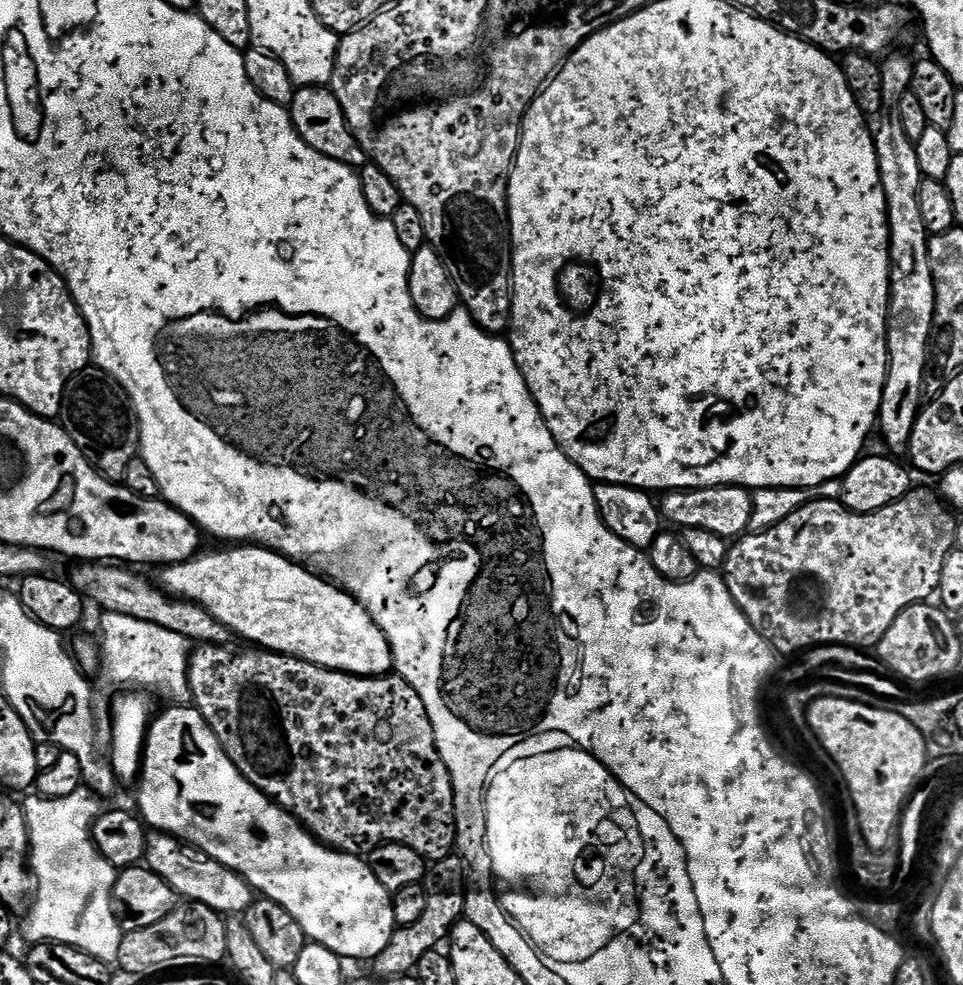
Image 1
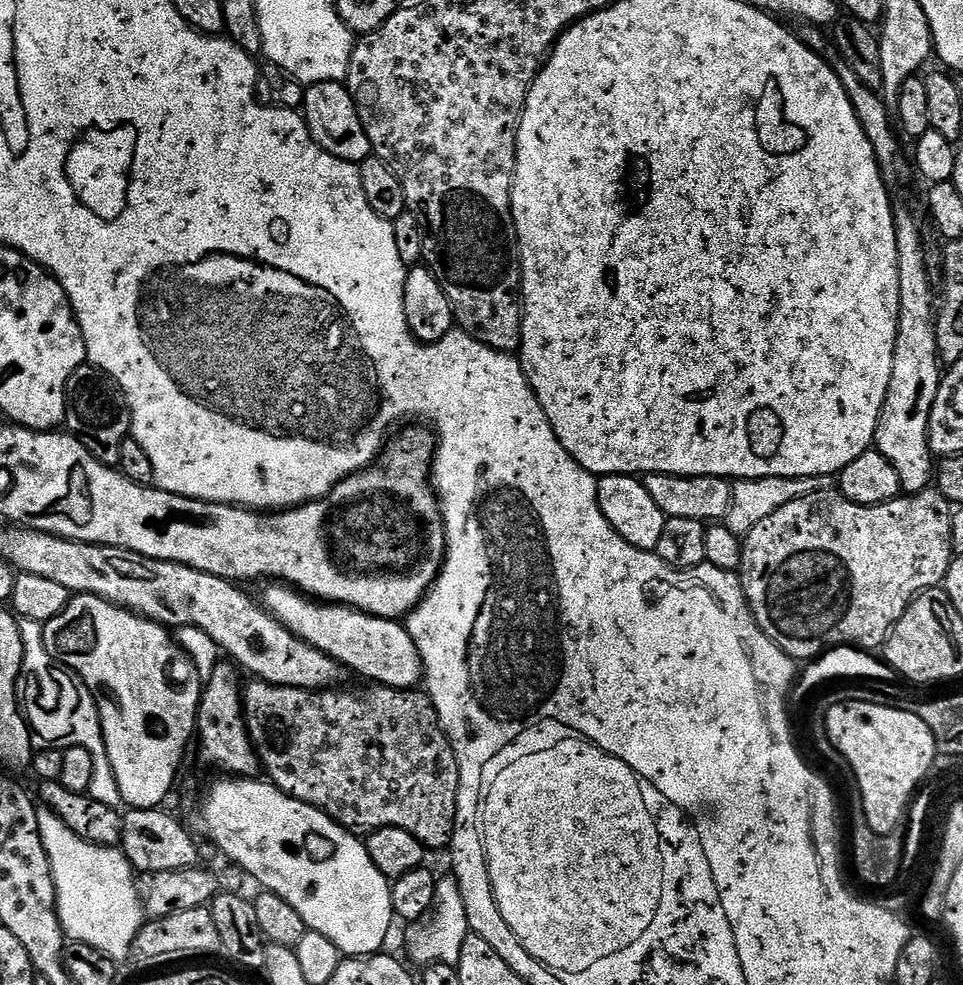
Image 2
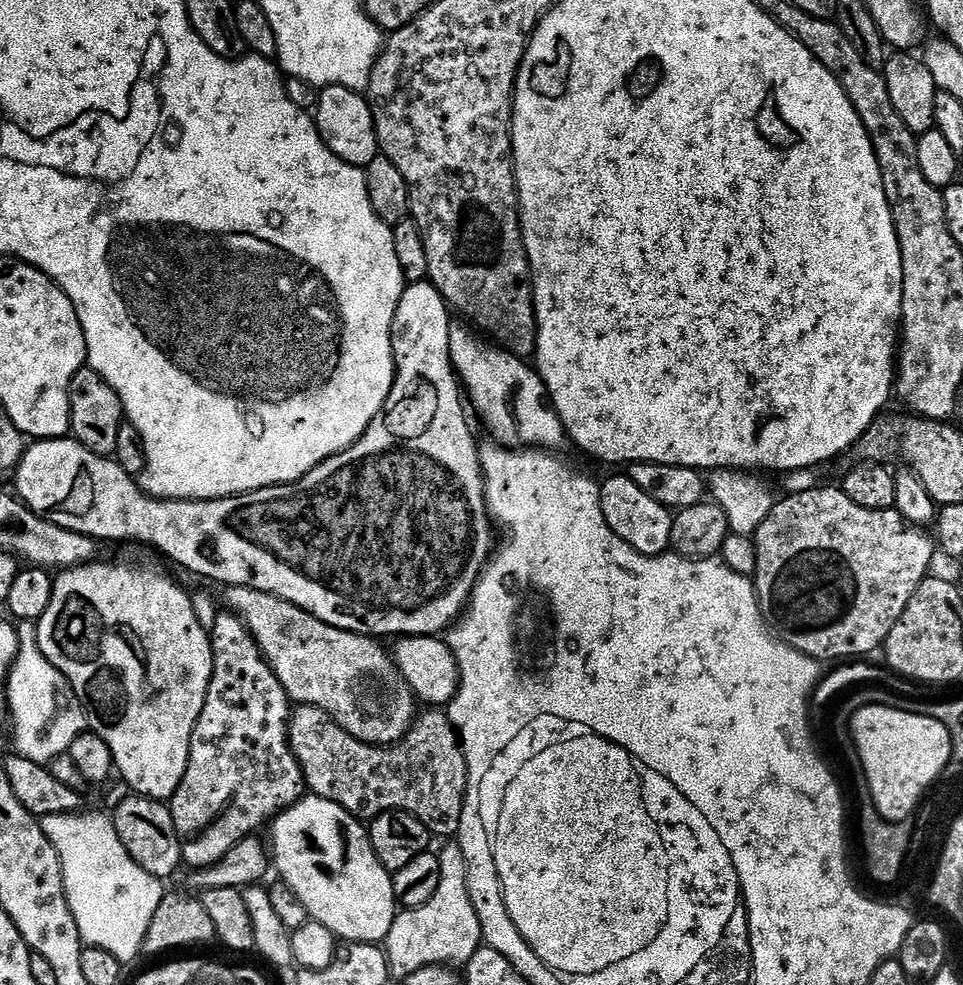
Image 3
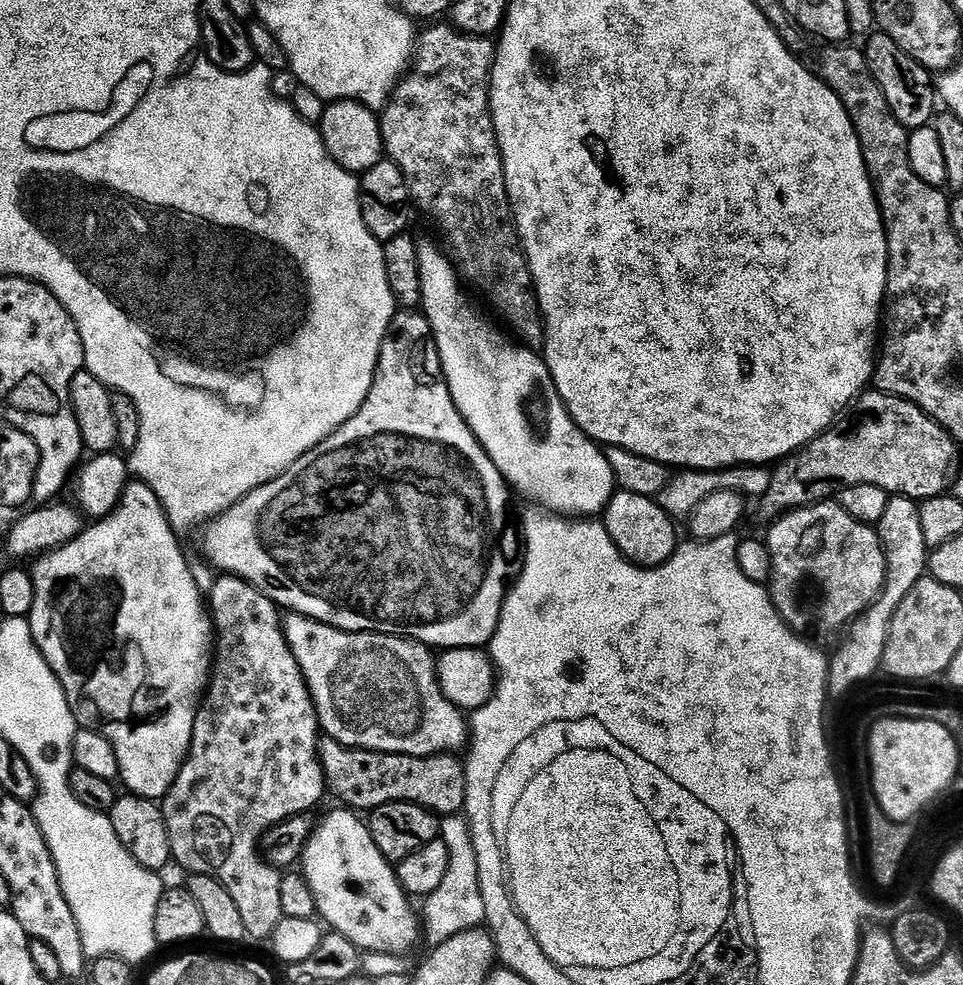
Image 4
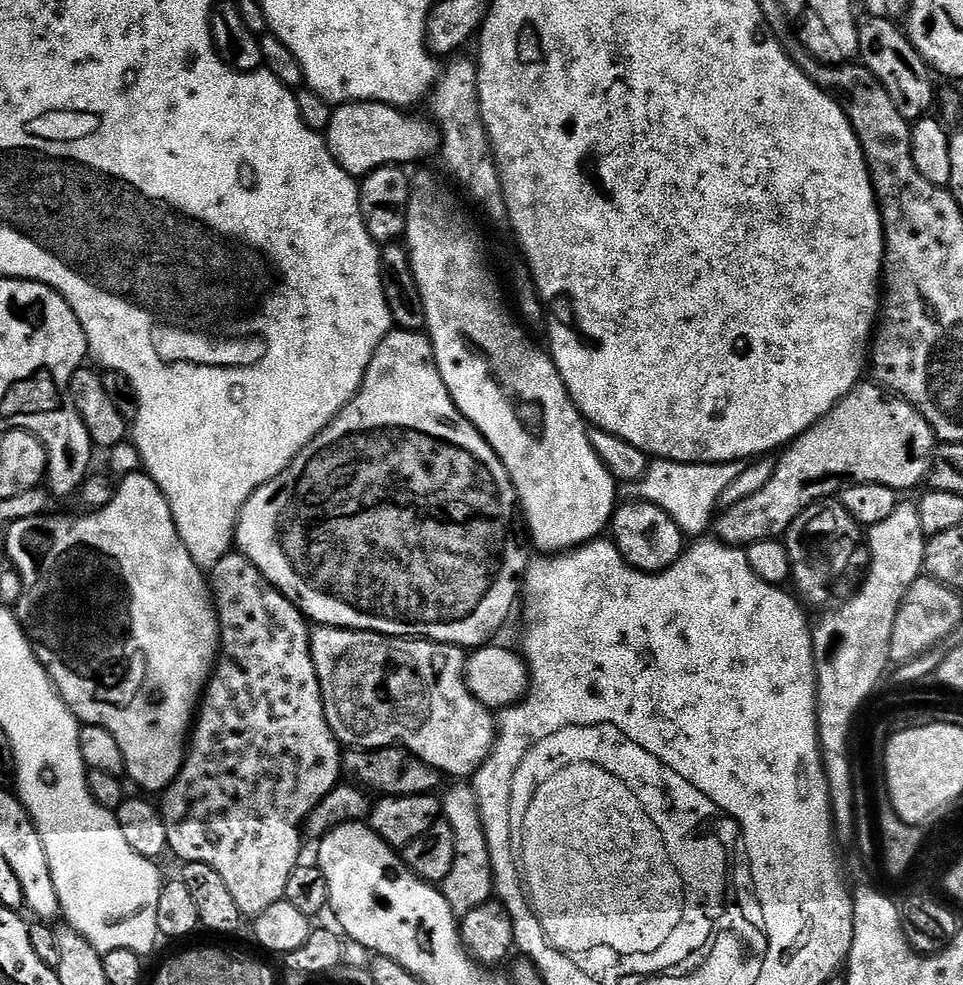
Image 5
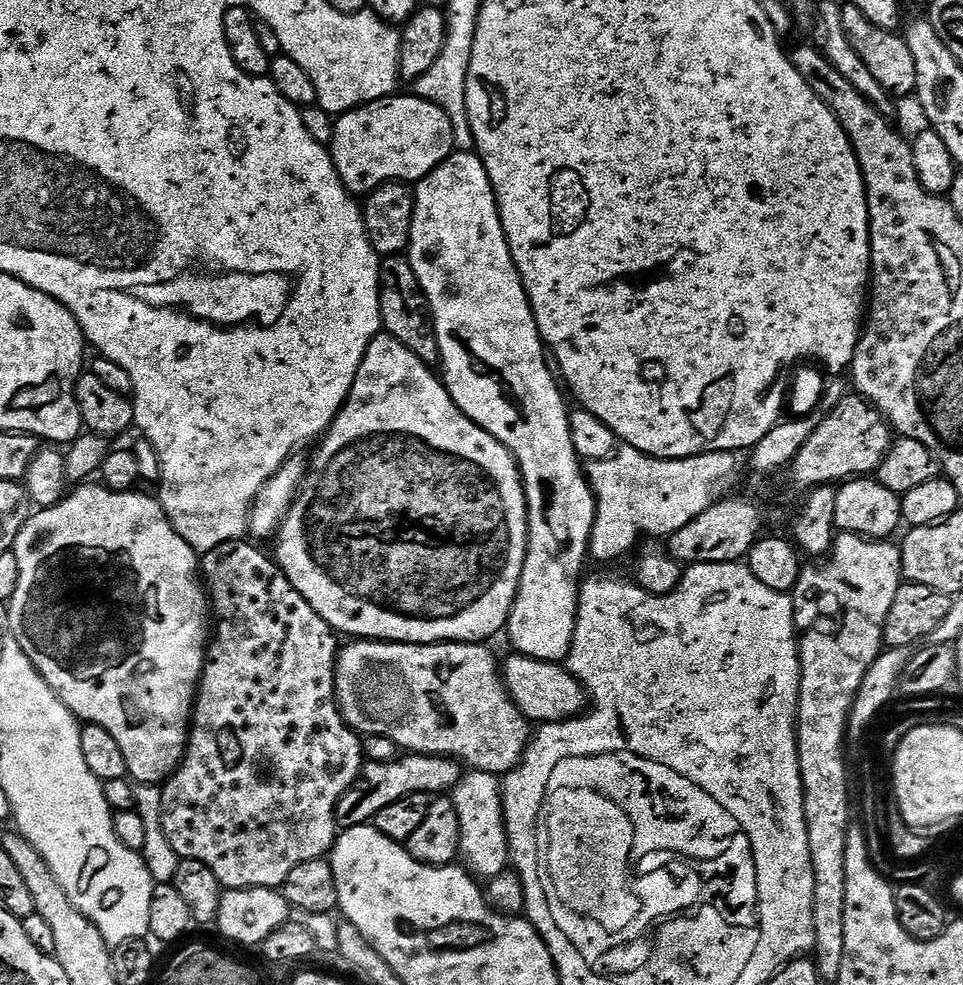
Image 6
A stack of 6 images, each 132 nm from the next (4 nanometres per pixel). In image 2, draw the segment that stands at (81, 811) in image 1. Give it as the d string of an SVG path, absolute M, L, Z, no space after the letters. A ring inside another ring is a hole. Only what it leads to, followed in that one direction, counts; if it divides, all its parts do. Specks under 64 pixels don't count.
M47 810L37 811L40 837L44 843L46 854L50 858L52 877L56 887L56 909L60 925L64 928L65 937L77 944L85 944L102 954L109 956L111 960L124 962L132 949L134 938L138 930L146 922L144 907L138 898L136 889L137 873L132 863L124 857L119 847L103 848L97 844L86 842L66 826L66 822L58 819L53 812Z

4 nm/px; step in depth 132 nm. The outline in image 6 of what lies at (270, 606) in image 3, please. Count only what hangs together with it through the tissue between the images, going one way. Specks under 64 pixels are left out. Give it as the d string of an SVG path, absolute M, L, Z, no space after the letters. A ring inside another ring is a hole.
M353 639L348 645L339 649L336 657L336 702L340 706L340 713L344 716L344 723L361 737L385 736L395 742L397 749L408 754L421 756L450 756L460 761L461 765L477 772L488 772L492 776L505 777L509 772L516 771L520 761L524 759L524 752L530 743L530 721L518 710L512 701L507 686L504 684L501 665L496 664L496 656L488 649L484 642L461 644L459 642L445 642L443 644L397 644L386 640Z

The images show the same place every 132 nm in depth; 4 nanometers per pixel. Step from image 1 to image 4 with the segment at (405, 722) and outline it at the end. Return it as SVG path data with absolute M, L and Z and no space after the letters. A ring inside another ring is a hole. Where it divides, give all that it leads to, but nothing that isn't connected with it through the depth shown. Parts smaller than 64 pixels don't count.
M324 736L319 741L320 765L324 771L327 791L341 800L341 805L352 810L371 810L386 806L390 802L410 802L422 806L437 817L454 816L465 811L466 805L466 764L456 754L437 754L435 756L399 756L396 752L367 752L365 748L347 748L334 738Z

